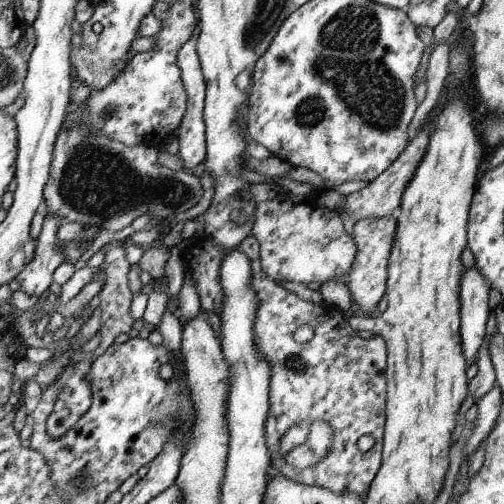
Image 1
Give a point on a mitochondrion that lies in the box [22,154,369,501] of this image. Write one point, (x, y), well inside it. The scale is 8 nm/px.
(299, 444)

